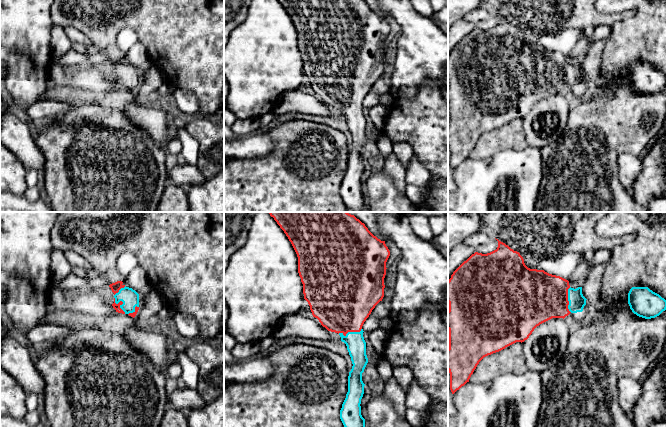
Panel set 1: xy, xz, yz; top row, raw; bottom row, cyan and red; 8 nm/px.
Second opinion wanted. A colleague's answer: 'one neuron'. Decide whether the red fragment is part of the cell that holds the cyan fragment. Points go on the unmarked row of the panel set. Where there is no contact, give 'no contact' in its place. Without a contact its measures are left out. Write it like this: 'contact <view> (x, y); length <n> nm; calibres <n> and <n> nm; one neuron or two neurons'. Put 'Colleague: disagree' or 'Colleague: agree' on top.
Colleague: agree
contact xz (350, 108); length 200 nm; calibres 160 and 480 nm; one neuron

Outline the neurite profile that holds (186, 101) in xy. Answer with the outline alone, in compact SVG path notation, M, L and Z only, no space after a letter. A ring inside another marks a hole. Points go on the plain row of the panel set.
M174 88L172 95L177 108L182 114L193 115L199 113L199 100L191 91L187 89Z

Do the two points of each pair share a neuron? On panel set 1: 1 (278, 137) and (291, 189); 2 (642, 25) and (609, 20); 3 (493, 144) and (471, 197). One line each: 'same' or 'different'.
1: same
2: different
3: different

